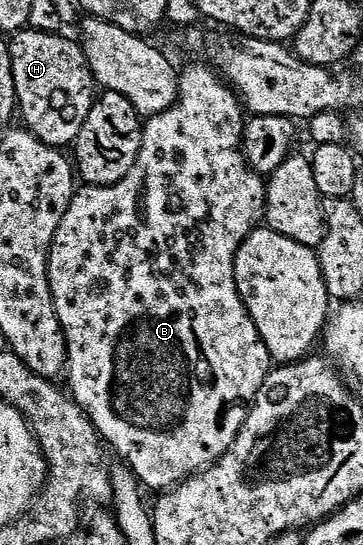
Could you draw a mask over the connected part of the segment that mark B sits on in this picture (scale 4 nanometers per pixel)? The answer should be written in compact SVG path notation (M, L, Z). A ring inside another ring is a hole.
M199 64L190 66L188 73L179 74L180 90L176 102L164 113L144 121L142 147L127 175L114 185L84 185L73 192L70 207L58 231L52 234L48 253L48 282L56 314L64 329L64 341L68 344L66 378L70 396L92 421L107 448L120 456L117 458L131 469L145 490L171 491L187 477L193 477L216 462L234 443L236 432L246 423L248 410L262 383L274 368L270 351L266 343L262 343L262 335L258 335L258 327L254 327L254 319L248 314L236 286L236 253L240 244L266 217L266 181L244 156L246 110L236 90L225 84L211 68Z

